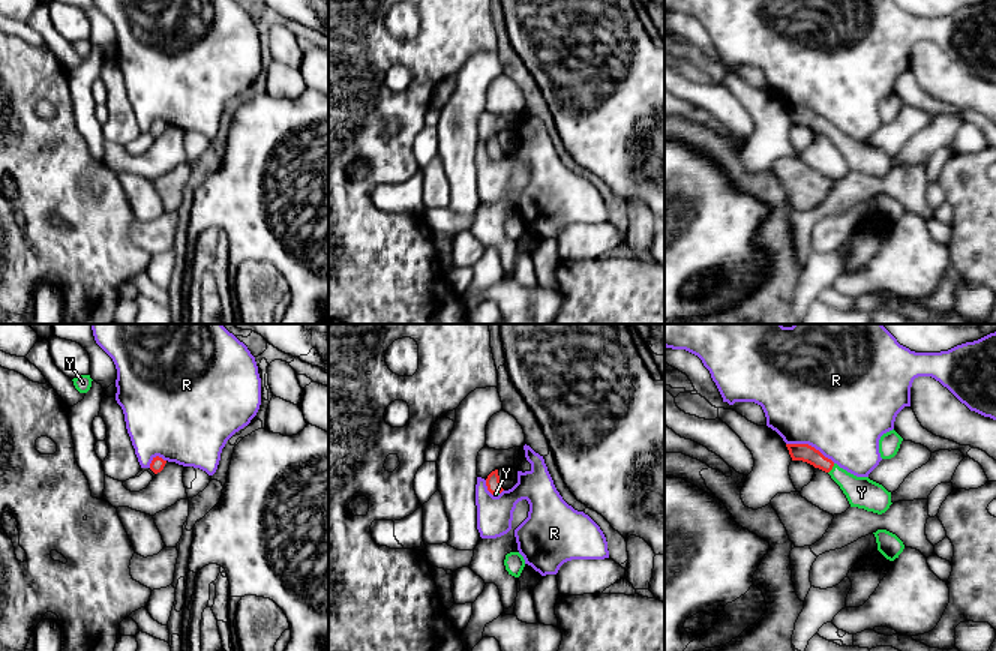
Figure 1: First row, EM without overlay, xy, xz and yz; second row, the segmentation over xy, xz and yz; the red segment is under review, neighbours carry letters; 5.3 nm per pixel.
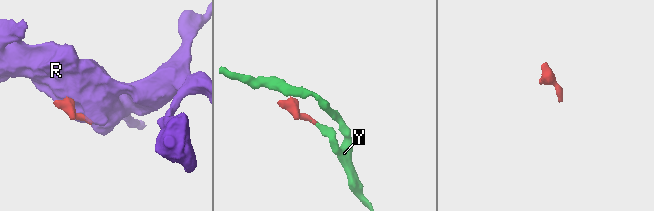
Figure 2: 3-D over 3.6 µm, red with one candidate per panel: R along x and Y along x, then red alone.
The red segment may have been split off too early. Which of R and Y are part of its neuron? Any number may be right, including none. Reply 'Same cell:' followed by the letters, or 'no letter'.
Same cell: Y

